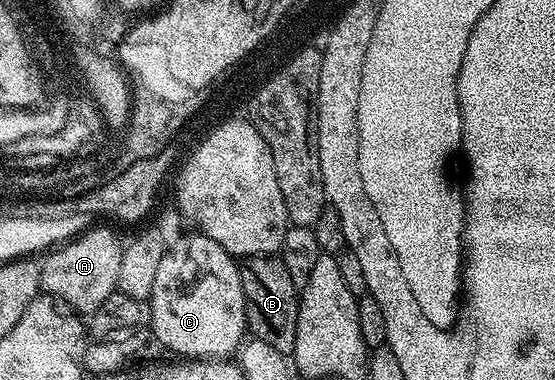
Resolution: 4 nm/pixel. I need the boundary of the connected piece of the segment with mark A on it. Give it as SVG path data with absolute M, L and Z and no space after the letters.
M92 228L54 247L41 264L41 288L78 314L92 314L99 310L99 306L103 306L103 302L118 291L122 241L117 241L116 234L109 228Z

